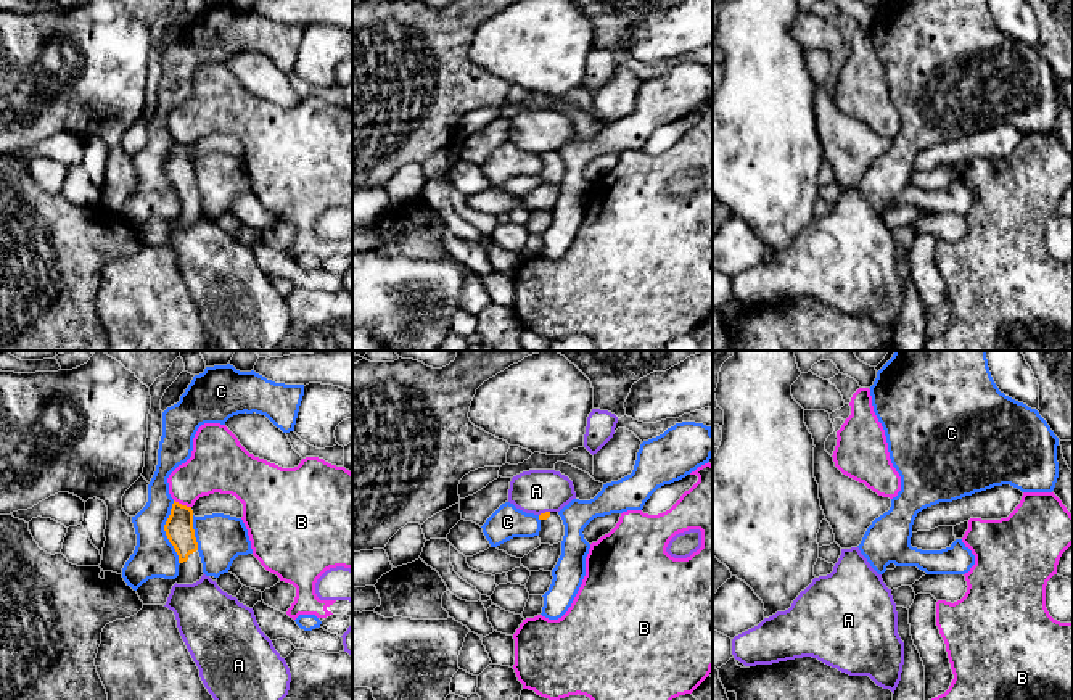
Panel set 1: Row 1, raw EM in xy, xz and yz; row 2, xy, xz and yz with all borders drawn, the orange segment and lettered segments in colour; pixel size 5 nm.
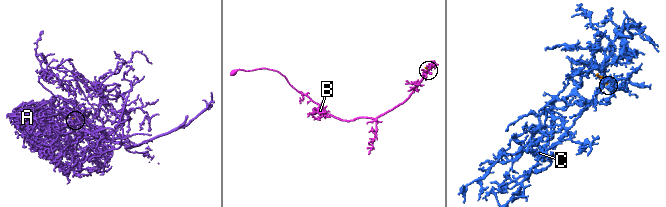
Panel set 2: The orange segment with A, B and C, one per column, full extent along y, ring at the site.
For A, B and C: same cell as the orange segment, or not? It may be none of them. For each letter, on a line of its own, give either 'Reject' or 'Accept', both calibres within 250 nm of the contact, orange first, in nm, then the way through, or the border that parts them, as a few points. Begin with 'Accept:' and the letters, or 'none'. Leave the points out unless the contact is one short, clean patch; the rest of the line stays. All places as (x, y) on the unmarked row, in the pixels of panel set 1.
Accept: none
A: Reject. Thickness 40 nm (orange) against 220 nm
B: Reject. Thickness 140 nm (orange) against 260 nm. Boundary: xy (174, 139), (190, 147)
C: Reject. Thickness 140 nm (orange) against 200 nm

